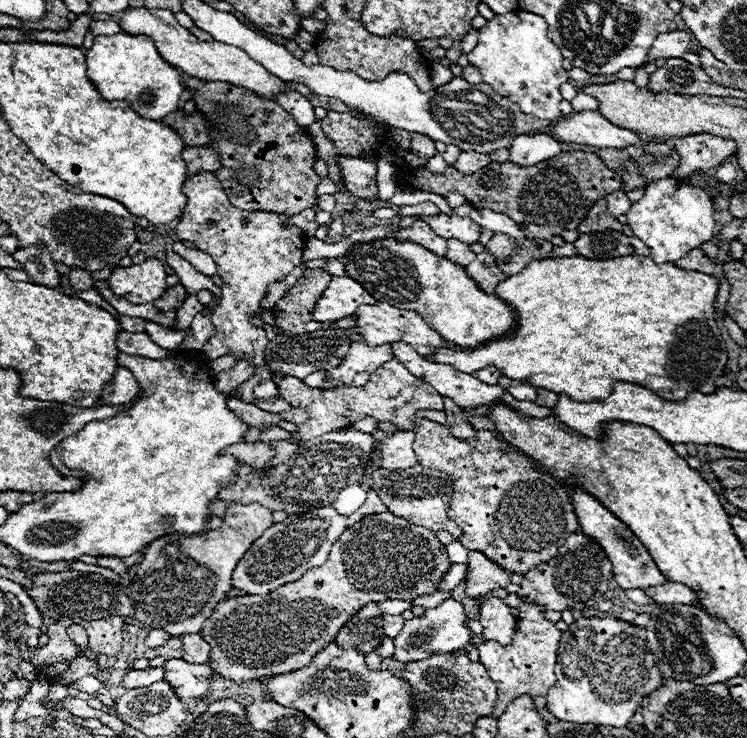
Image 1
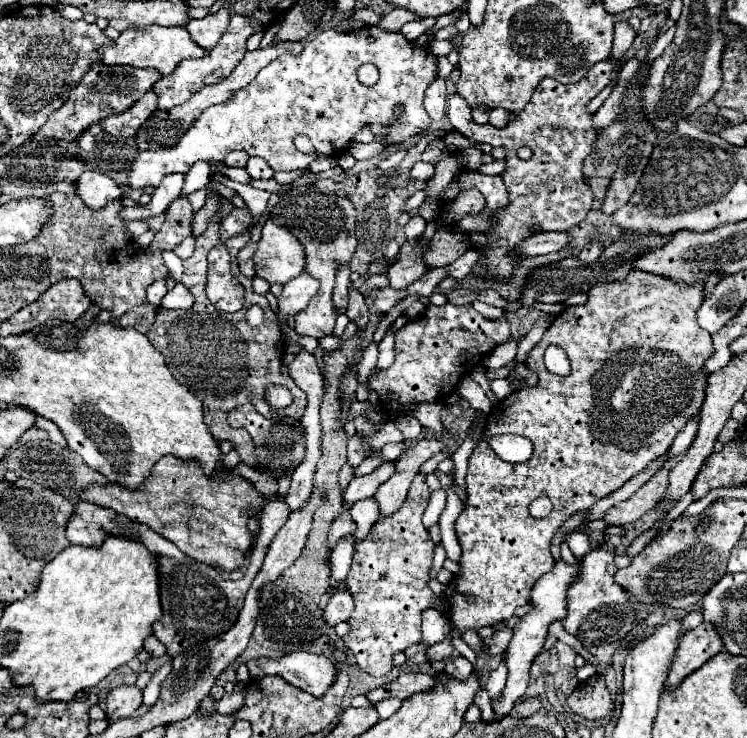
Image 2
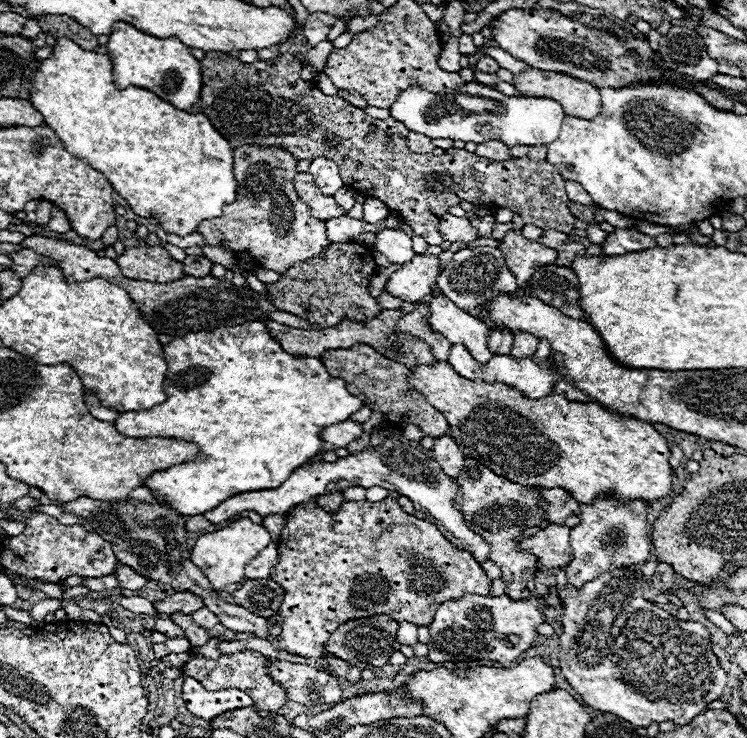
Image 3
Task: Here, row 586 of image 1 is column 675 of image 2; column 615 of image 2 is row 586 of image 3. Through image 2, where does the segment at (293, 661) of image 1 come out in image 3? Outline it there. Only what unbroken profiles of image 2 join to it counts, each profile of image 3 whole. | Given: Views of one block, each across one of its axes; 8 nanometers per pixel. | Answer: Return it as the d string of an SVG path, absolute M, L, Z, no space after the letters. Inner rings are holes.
M312 498L312 502L304 502L300 506L294 506L292 510L288 510L288 518L286 518L286 526L280 534L280 540L278 540L278 550L280 550L280 558L278 558L278 564L276 568L272 568L272 574L270 578L276 580L282 588L284 588L284 600L280 604L280 610L278 614L284 618L282 622L282 634L278 636L280 640L280 648L286 650L286 652L294 652L298 656L308 656L308 658L320 658L324 648L326 648L326 642L330 638L330 634L342 624L342 622L348 622L352 618L368 618L368 616L374 616L374 614L388 614L392 618L396 618L396 622L410 622L414 626L430 626L440 602L448 602L452 598L460 598L464 594L490 594L490 584L492 580L486 576L486 572L482 570L482 566L476 562L476 558L468 552L468 550L460 550L456 548L452 542L448 542L442 532L432 524L432 522L426 522L422 518L416 518L412 514L406 514L400 504L394 500L394 498L384 498L380 502L342 502L340 510L332 516L328 512L324 512L318 504L316 504L318 498Z

